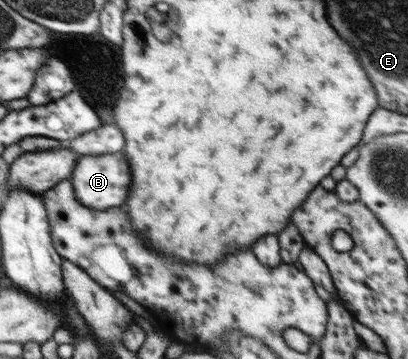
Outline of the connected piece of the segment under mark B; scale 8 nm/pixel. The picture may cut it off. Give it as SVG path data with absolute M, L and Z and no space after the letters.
M122 152L104 154L104 156L82 156L76 162L76 168L69 178L73 184L75 197L92 210L106 210L124 205L126 192L130 188L130 168Z

